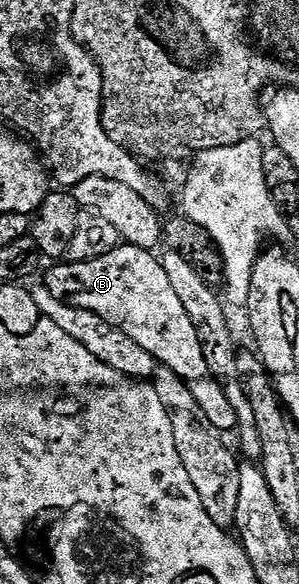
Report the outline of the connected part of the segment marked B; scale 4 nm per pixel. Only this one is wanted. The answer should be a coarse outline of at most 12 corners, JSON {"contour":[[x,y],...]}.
{"contour":[[148,248],[54,263],[43,282],[135,338],[220,433],[235,410]]}

